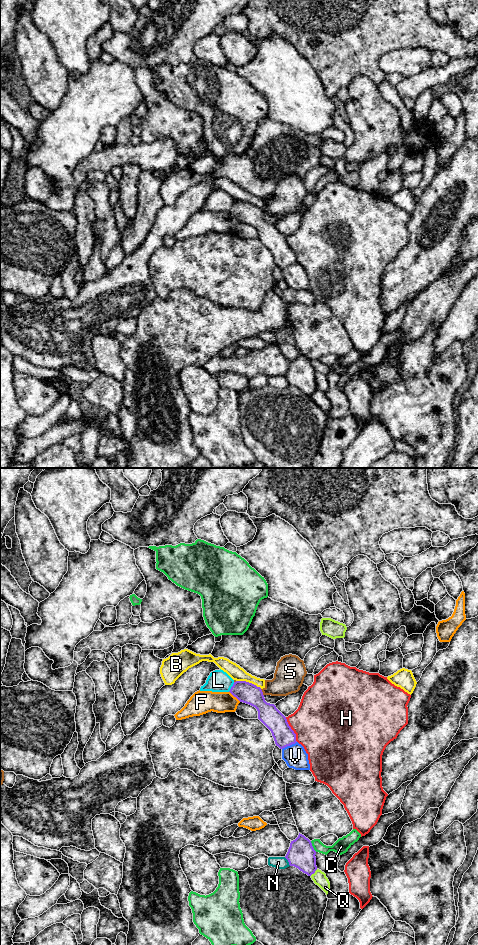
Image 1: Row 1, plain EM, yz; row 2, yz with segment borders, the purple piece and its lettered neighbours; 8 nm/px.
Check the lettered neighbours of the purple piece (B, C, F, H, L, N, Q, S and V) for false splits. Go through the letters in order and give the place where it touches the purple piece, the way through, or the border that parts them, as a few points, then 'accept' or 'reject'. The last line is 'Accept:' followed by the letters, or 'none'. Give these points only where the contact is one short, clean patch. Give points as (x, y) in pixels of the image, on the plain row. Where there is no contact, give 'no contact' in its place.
B: meets purple in yz at (248, 202); reject
C: meets purple in yz at (312, 366); border along yz (310, 361), (316, 371); reject
F: meets purple in yz at (235, 216); reject
H: meets purple in yz at (291, 249); reject
L: meets purple in yz at (231, 207); runs through yz (245, 212), (231, 207), (218, 201); accept
N: meets purple in yz at (288, 381); reject
Q: meets purple in yz at (313, 393); reject
S: meets purple in yz at (262, 212); reject
V: meets purple in yz at (289, 265); reject
Accept: L

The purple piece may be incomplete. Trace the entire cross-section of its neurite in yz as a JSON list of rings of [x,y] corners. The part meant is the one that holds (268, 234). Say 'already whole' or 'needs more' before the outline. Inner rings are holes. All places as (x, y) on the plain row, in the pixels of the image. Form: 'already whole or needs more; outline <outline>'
needs more; outline [[[220,189],[210,193],[200,211],[230,212],[240,222],[255,227],[258,239],[271,251],[275,264],[280,269],[297,262],[296,254],[289,246],[286,237],[274,224],[265,221],[260,207],[246,201],[235,202]]]

